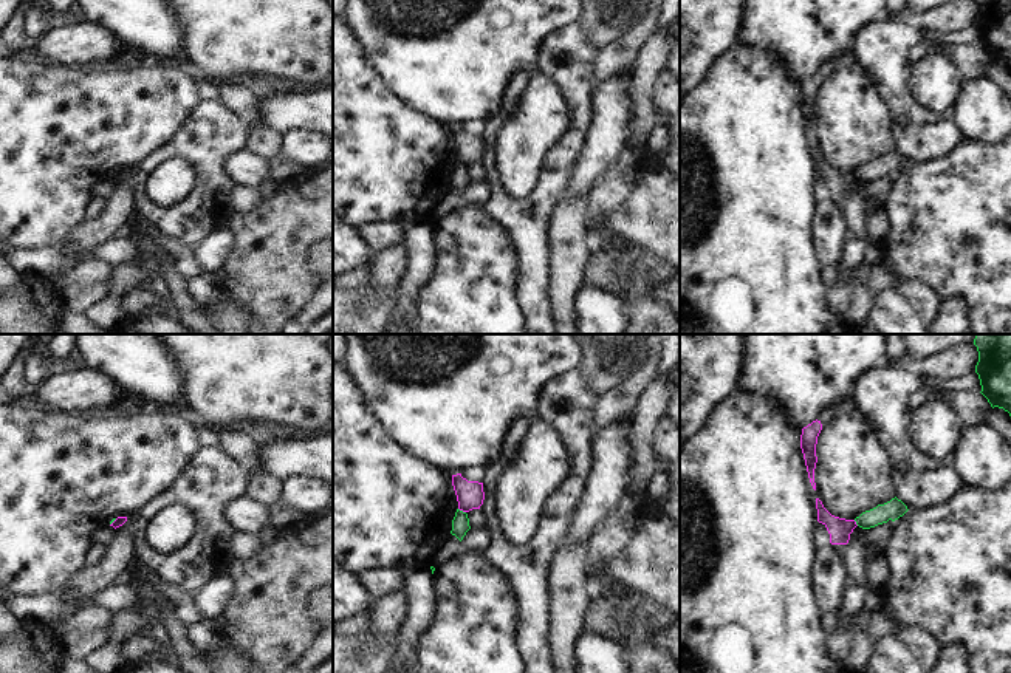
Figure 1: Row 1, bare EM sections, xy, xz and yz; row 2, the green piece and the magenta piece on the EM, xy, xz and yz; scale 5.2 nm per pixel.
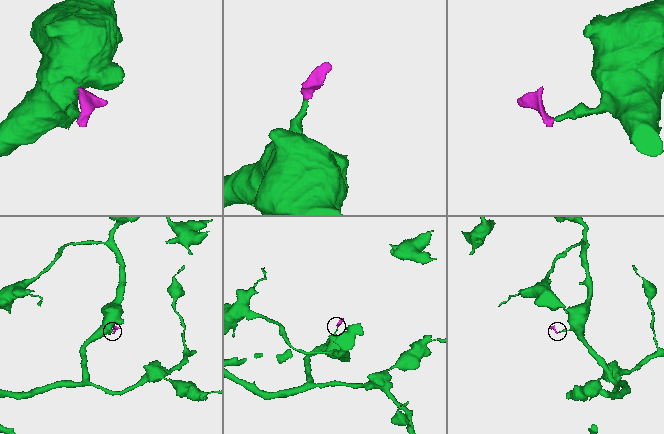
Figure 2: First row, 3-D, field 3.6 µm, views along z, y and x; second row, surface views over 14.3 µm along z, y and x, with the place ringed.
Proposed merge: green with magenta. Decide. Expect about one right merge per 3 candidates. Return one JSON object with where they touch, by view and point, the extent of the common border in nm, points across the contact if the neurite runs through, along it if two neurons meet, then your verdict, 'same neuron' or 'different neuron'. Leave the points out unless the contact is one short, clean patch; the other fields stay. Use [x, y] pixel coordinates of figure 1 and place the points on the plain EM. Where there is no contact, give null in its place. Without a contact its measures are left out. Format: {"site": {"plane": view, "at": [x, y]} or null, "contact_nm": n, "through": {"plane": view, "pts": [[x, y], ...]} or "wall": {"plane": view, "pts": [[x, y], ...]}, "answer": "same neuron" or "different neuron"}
{"site": {"plane": "xz", "at": [462, 164]}, "contact_nm": 50, "wall": {"plane": "xz", "pts": [[459, 161], [465, 166]]}, "answer": "different neuron"}

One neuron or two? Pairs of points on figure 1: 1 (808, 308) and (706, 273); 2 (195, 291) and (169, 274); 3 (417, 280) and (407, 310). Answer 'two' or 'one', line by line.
1: one
2: two
3: one

